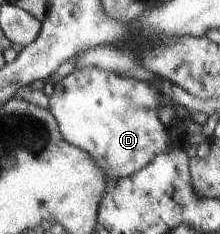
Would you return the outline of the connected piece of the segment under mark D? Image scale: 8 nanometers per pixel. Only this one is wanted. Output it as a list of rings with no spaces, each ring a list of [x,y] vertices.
[[[80,67],[54,83],[48,109],[56,117],[60,134],[70,145],[86,151],[108,182],[134,175],[156,155],[172,149],[170,130],[158,119],[162,93],[146,81],[121,77],[96,67]]]

